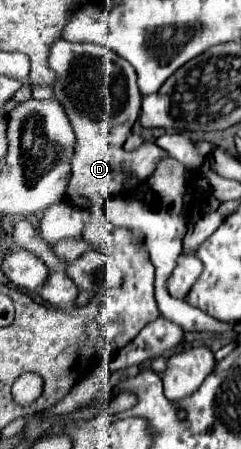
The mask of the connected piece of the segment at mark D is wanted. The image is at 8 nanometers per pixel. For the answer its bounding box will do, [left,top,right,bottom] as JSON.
[49,39,169,207]

